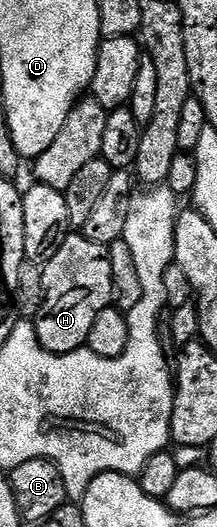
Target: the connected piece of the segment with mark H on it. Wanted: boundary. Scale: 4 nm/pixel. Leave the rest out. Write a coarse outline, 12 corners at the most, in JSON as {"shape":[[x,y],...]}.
{"shape":[[71,233],[43,268],[37,340],[80,351],[115,299],[109,247]]}

